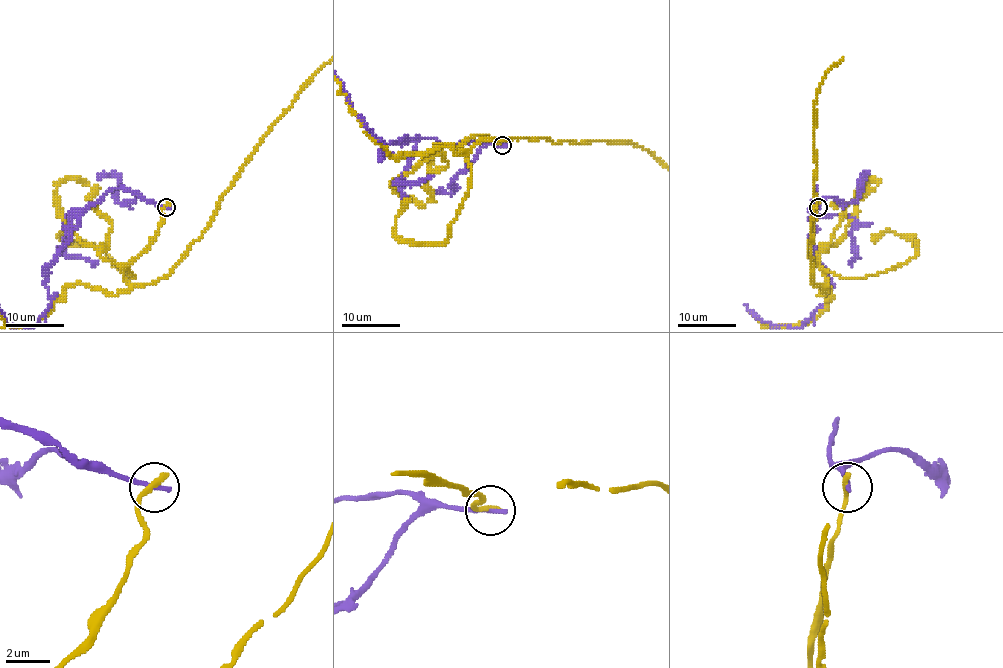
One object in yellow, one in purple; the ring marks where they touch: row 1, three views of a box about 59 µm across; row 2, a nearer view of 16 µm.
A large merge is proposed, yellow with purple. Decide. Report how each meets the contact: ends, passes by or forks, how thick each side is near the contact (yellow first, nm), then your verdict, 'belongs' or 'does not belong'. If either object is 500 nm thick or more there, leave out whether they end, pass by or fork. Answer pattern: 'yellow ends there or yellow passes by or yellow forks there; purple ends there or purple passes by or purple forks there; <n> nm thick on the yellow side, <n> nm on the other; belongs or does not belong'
yellow ends there; purple ends there; 280 nm thick on the yellow side, 240 nm on the other; does not belong

